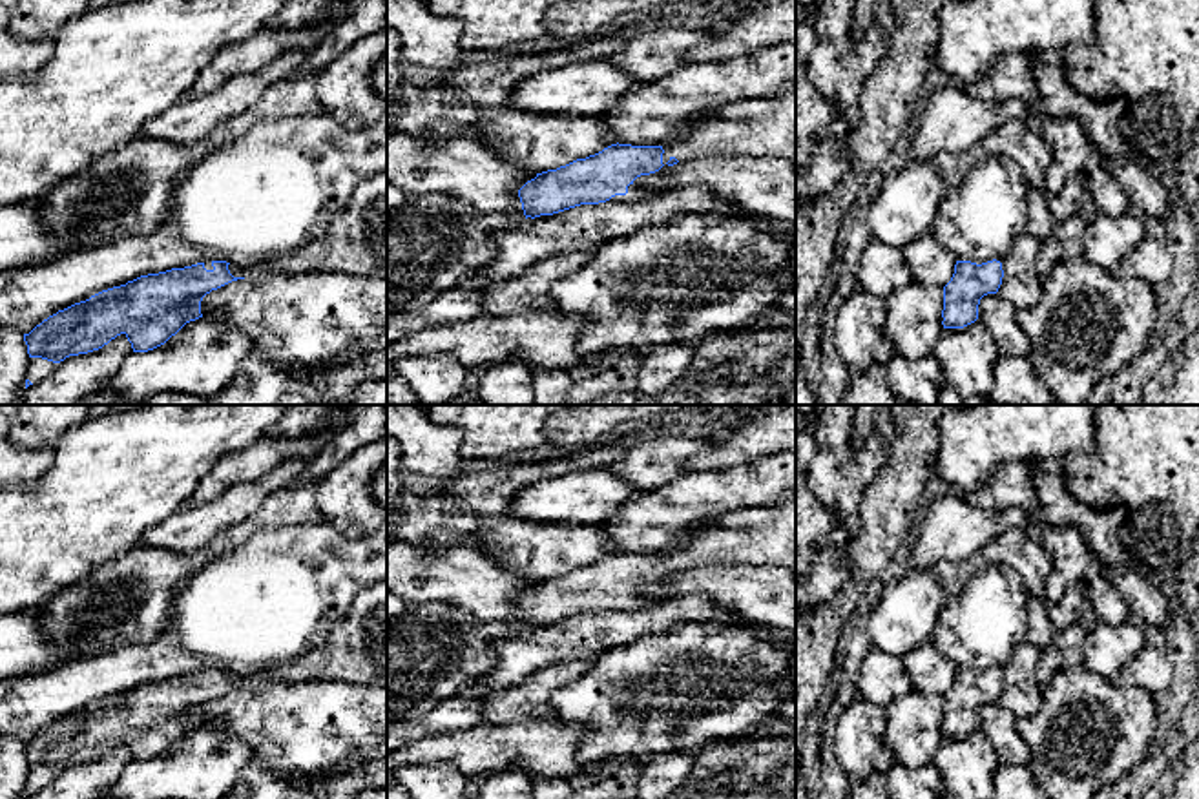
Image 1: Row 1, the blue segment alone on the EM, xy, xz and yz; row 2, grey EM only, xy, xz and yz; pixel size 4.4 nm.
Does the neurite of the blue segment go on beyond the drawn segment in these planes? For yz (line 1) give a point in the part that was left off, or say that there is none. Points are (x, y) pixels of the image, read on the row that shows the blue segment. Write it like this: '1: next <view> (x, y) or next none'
1: next none

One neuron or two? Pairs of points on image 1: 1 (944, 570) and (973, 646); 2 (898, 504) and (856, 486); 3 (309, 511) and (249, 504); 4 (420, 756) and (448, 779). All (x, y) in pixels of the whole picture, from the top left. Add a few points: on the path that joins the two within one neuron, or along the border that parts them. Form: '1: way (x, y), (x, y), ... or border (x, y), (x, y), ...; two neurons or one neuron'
1: border (986, 568), (959, 593), (946, 597); two neurons
2: border (886, 451), (886, 462), (865, 493), (854, 531); two neurons
3: border (296, 482), (274, 491), (250, 515), (223, 529); two neurons
4: border (406, 767), (453, 765), (466, 778); two neurons

